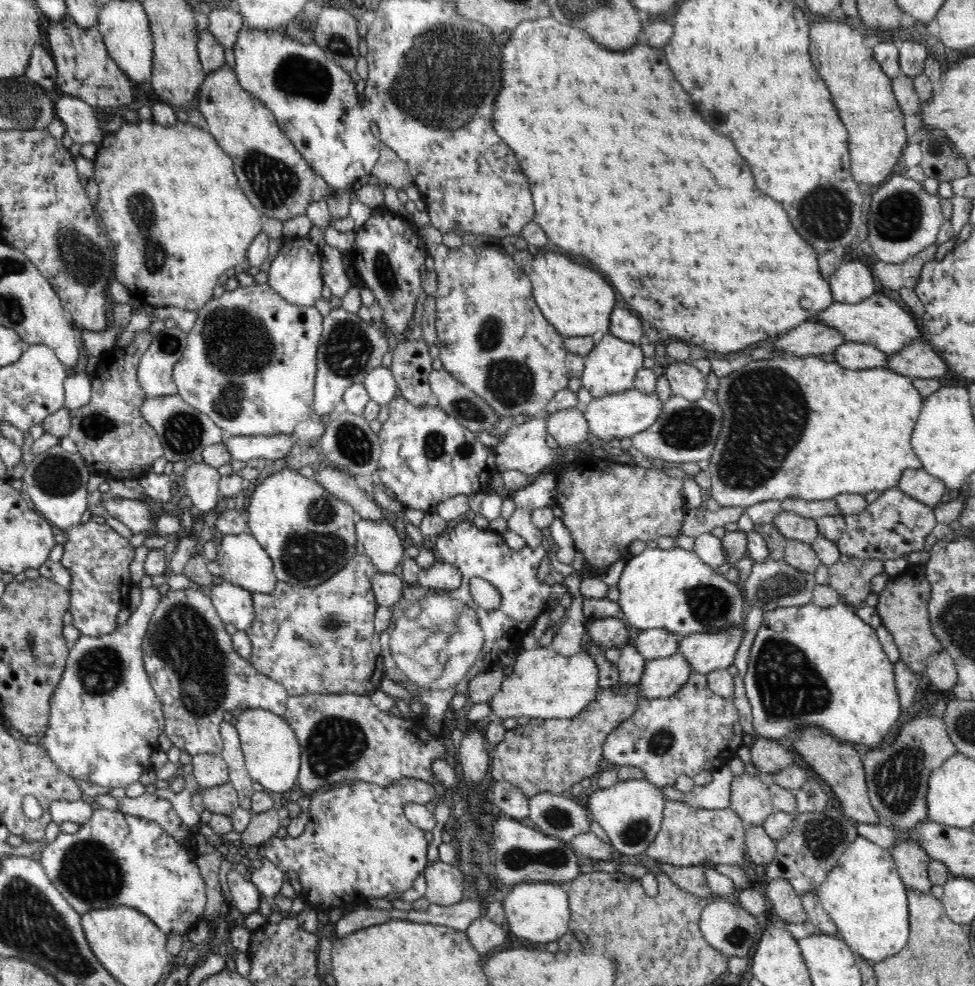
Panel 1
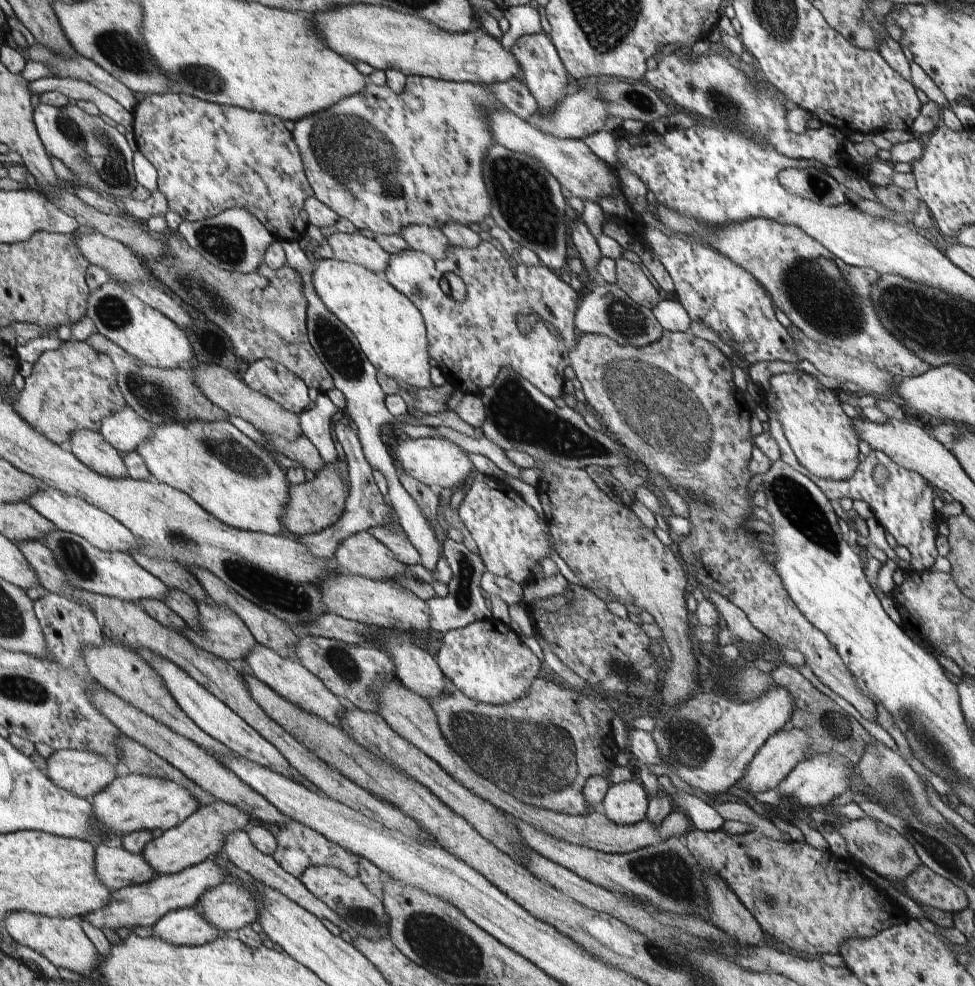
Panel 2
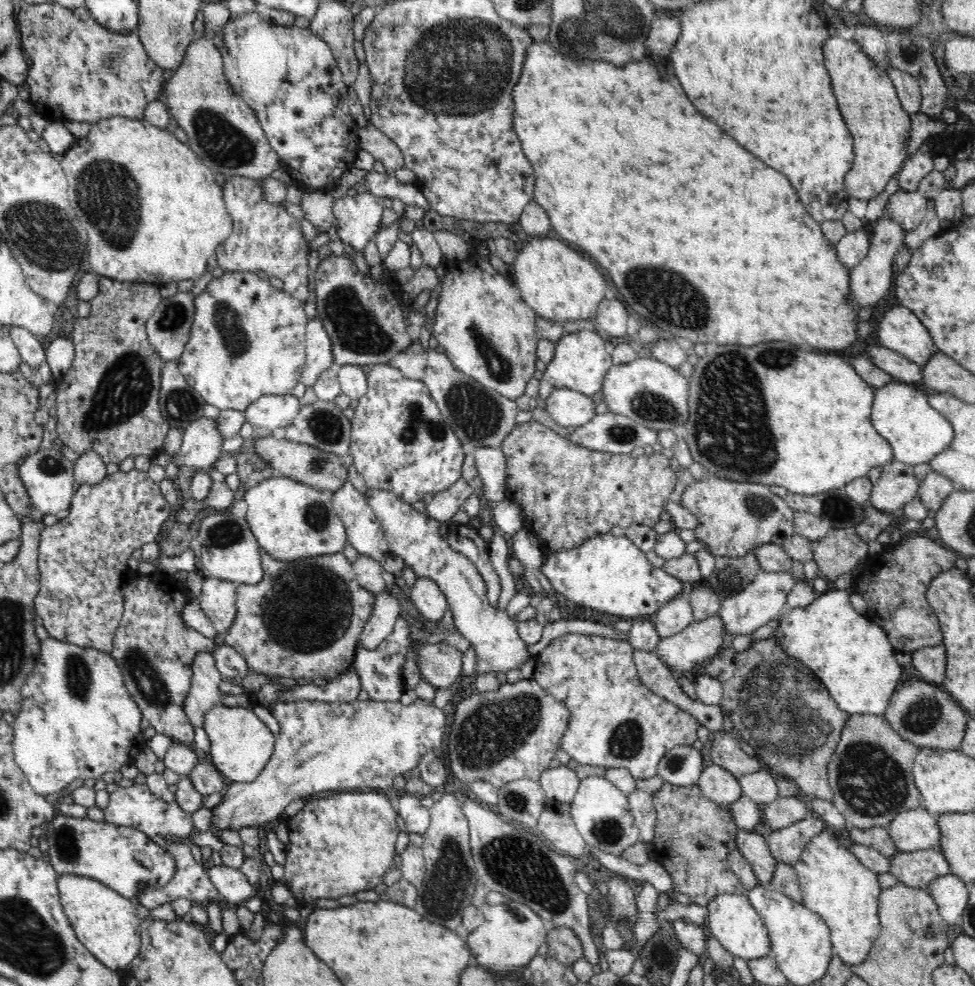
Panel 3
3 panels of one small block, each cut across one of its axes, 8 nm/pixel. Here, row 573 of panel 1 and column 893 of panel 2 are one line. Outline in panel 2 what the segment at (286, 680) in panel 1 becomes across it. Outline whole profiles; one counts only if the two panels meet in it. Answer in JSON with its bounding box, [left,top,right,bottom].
[653,206,931,378]

